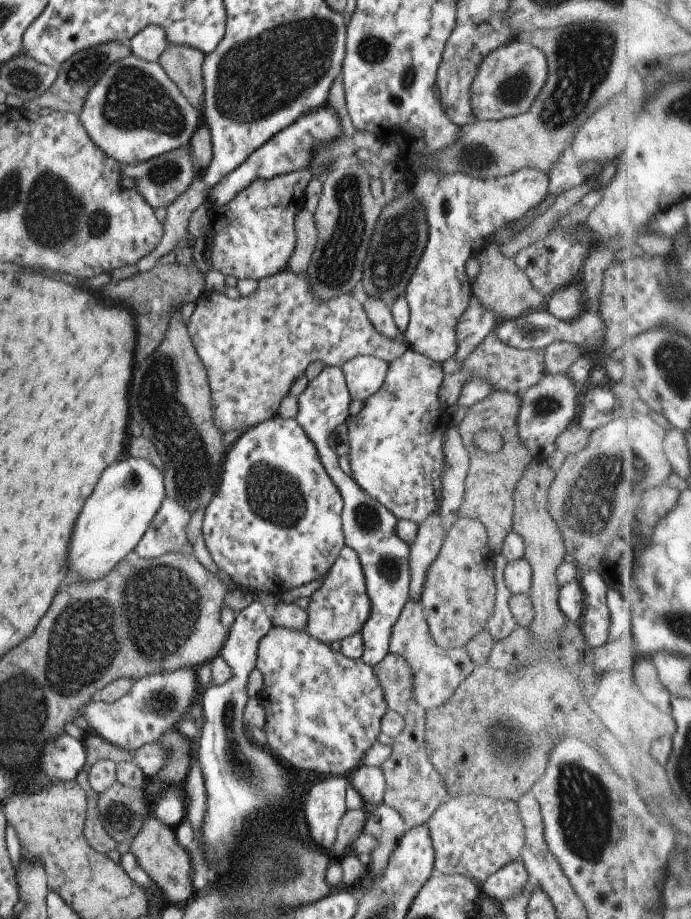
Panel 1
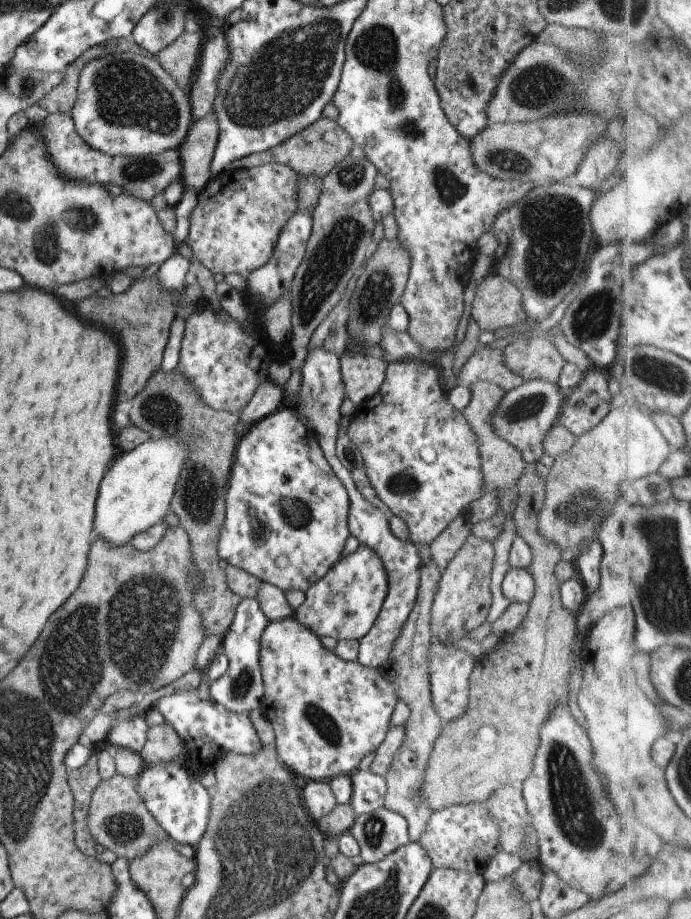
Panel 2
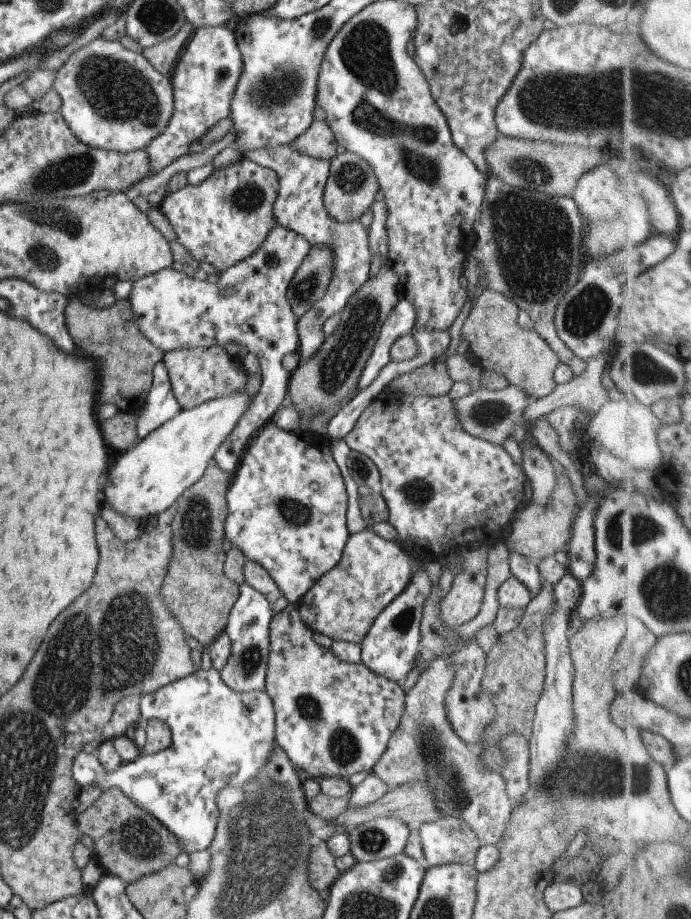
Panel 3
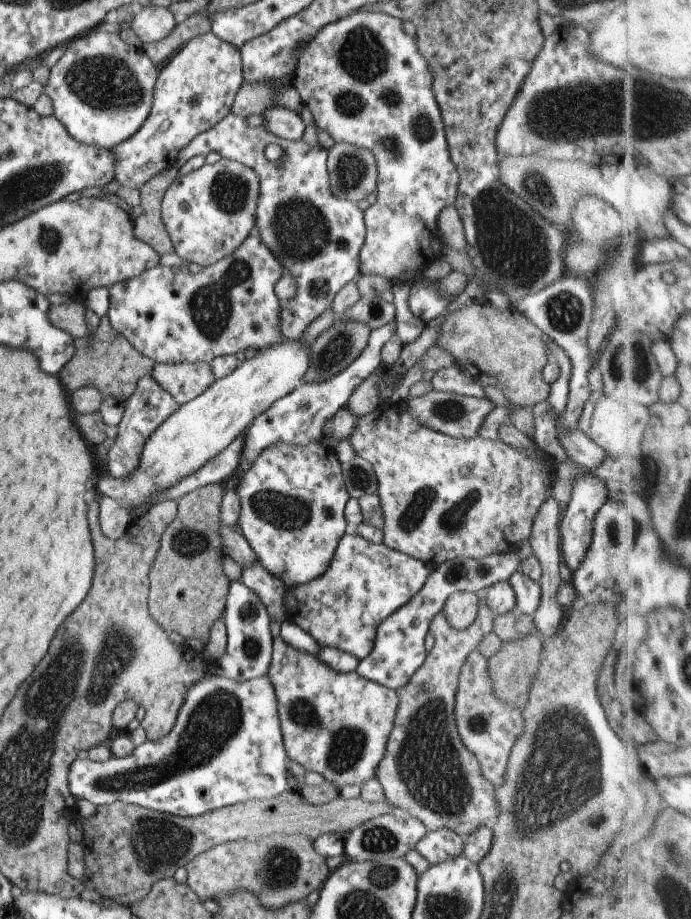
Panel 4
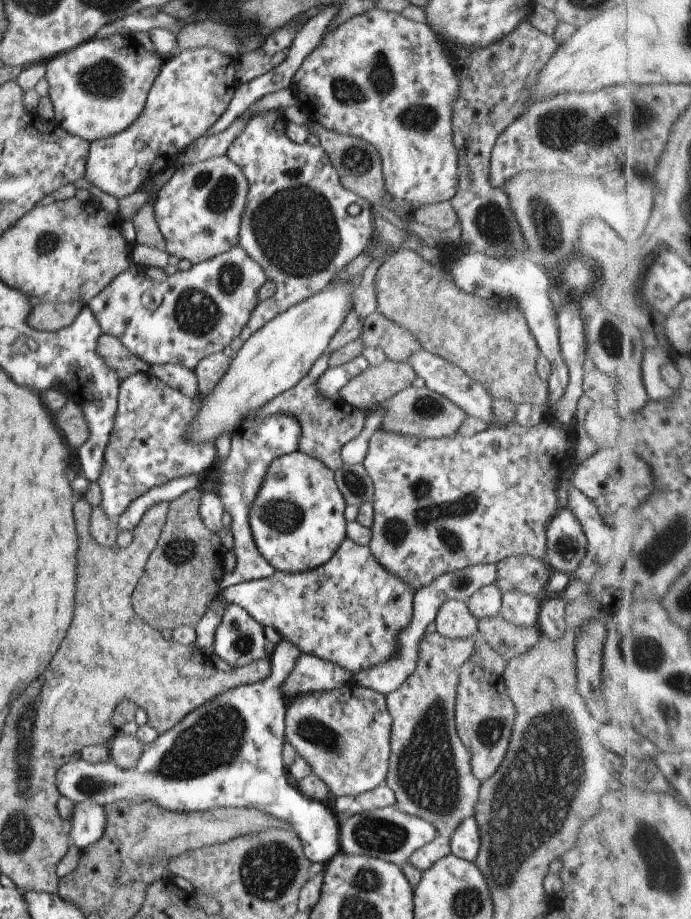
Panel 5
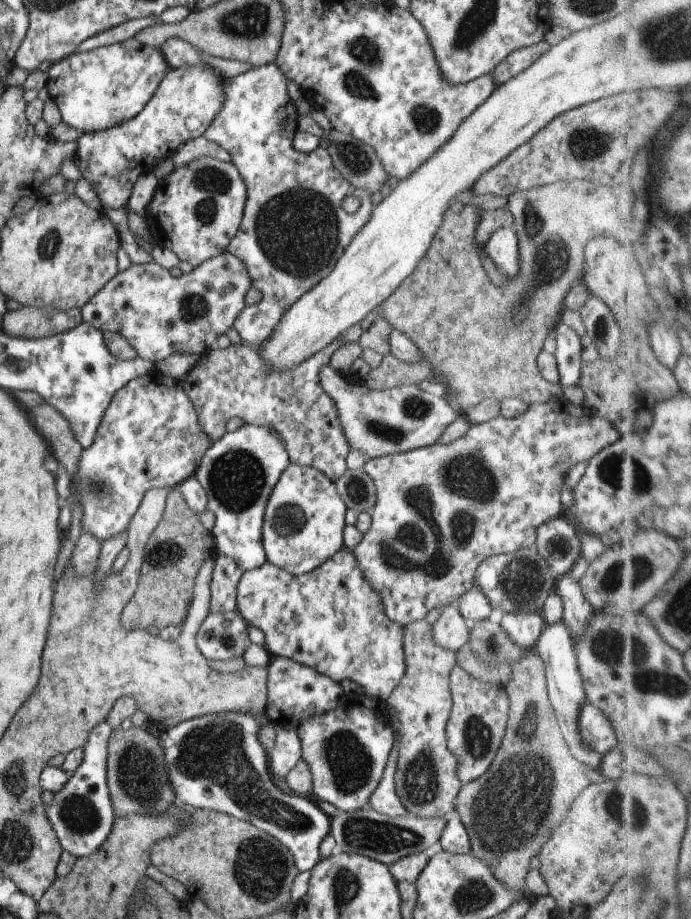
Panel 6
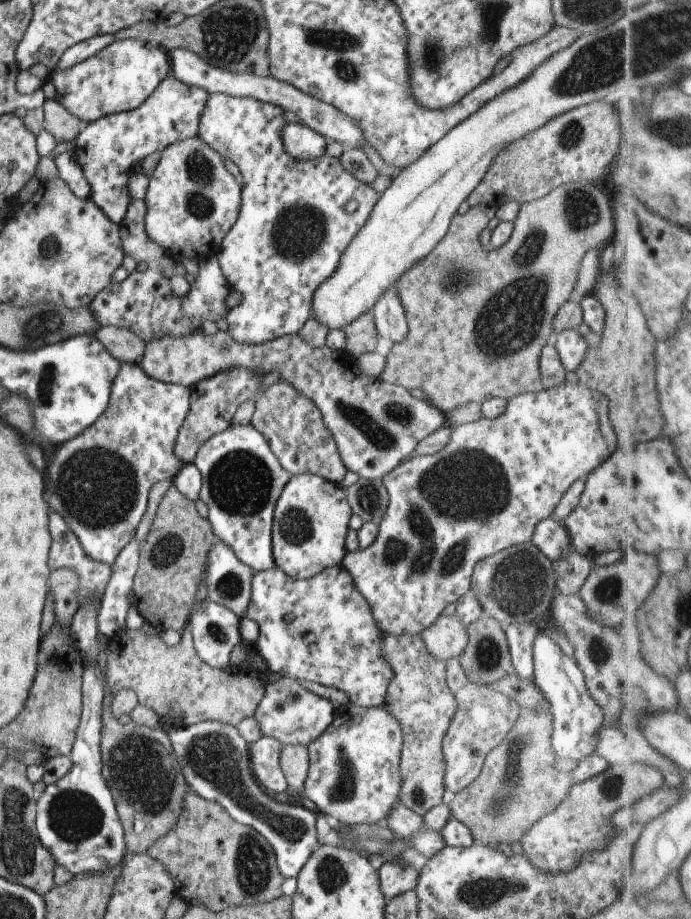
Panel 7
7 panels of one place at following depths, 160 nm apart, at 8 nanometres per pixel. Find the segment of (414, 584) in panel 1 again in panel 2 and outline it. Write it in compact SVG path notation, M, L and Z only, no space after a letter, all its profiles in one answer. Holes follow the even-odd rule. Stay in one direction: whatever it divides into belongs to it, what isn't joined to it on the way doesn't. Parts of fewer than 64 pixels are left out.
M415 543L414 545L420 560L415 602L410 614L407 615L405 622L399 629L398 639L393 641L393 646L385 662L379 666L382 677L393 689L397 700L404 702L409 709L407 720L404 722L402 743L395 751L393 760L384 774L386 780L384 804L406 820L408 839L411 842L417 841L421 836L428 816L433 812L424 803L420 791L424 784L424 770L434 747L434 740L442 727L440 716L431 704L426 659L428 644L434 638L430 634L430 608L435 586L438 585L440 570L430 557L430 548L427 543Z

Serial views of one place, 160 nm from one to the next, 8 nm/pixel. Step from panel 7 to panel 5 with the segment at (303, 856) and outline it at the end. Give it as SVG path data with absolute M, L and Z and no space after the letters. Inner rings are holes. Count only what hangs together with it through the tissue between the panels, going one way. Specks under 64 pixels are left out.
M278 639L275 648L268 656L271 670L263 680L232 686L201 706L195 707L176 722L173 728L157 735L157 738L148 745L143 745L141 754L132 767L124 769L111 760L90 763L81 758L71 758L56 772L55 784L59 794L74 803L91 799L102 807L118 800L150 802L166 811L176 813L208 811L223 807L256 808L278 818L285 829L293 831L299 837L307 860L311 863L328 863L341 852L338 843L339 824L329 807L303 796L298 789L287 783L287 776L285 776L287 770L281 758L285 740L285 700L281 688L299 655L301 652L295 645L287 639Z

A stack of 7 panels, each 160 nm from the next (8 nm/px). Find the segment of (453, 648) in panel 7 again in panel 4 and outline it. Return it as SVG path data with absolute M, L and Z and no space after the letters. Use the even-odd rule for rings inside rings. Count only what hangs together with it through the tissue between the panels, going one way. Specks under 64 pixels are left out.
M467 591L450 594L443 603L442 613L454 629L467 628L473 622L478 609L478 596Z

